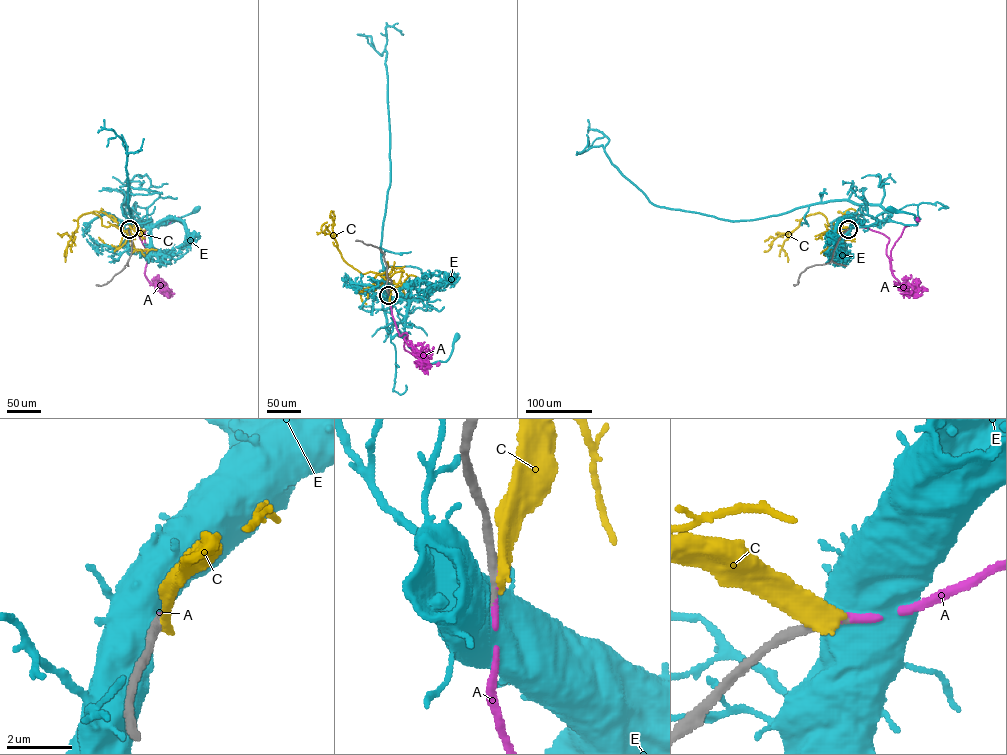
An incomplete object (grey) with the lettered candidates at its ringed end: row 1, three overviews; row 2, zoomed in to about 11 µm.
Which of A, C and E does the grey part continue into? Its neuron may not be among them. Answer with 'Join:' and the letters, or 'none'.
Join: A

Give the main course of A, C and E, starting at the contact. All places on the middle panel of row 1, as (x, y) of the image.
A: (389, 295), (399, 335), (407, 335), (404, 349), (425, 363), (437, 363)
C: (389, 294), (390, 284), (379, 274), (369, 271), (361, 275), (344, 260), (333, 232), (331, 210)
E: (388, 295), (408, 298), (410, 286)

